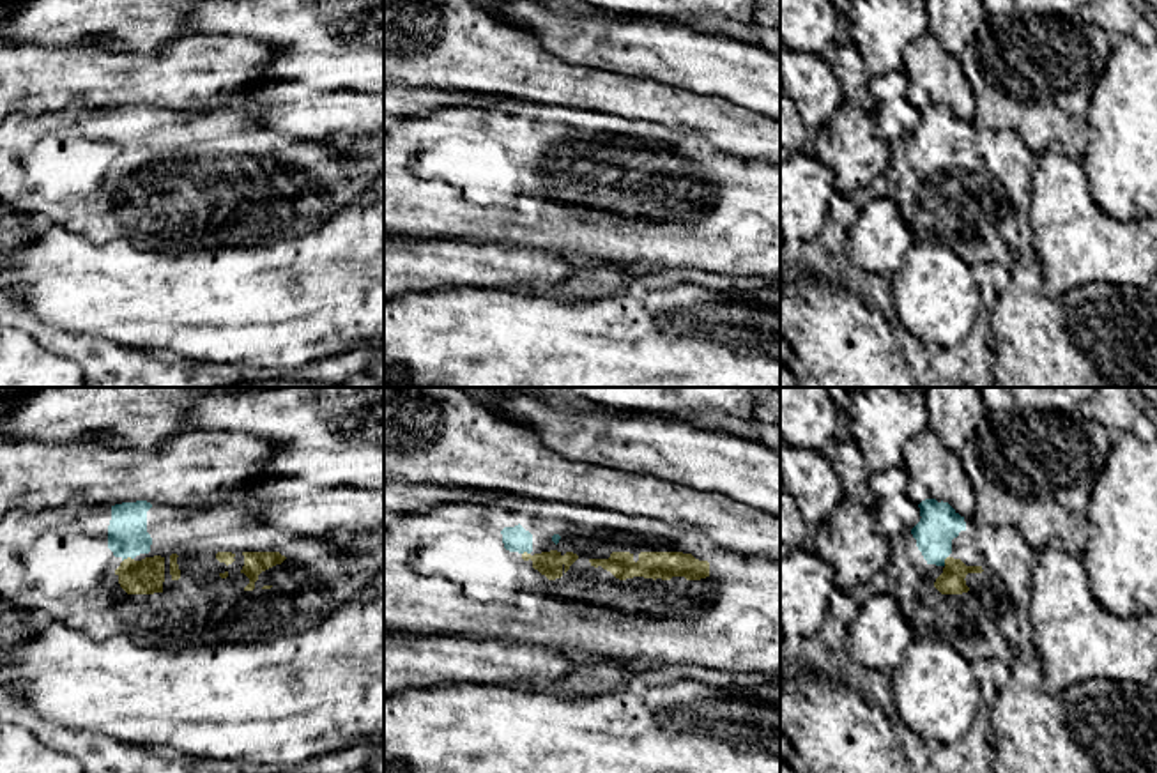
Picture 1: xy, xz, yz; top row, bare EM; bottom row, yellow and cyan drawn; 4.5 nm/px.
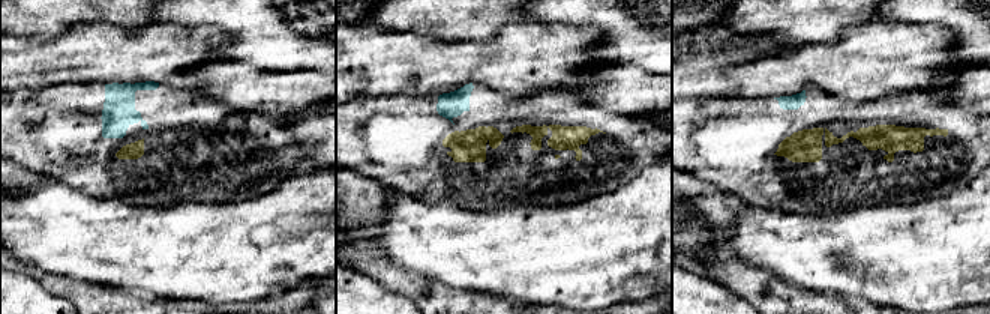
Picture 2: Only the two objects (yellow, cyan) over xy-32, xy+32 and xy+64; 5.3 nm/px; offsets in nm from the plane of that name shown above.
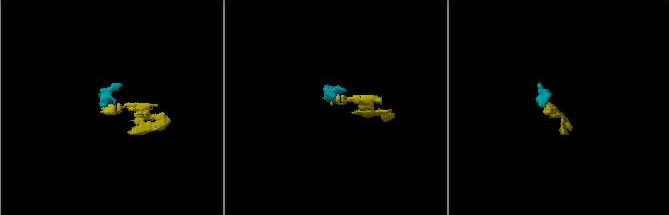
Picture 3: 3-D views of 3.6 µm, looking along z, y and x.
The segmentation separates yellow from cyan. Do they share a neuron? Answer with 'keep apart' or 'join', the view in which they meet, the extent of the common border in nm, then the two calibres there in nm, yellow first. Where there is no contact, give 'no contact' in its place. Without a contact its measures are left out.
join; contact in xy; length 60 nm; calibres 160 and 180 nm

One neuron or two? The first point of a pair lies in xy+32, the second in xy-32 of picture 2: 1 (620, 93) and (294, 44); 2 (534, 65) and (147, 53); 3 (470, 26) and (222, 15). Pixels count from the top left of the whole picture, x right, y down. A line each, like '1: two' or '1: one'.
1: two
2: one
3: two

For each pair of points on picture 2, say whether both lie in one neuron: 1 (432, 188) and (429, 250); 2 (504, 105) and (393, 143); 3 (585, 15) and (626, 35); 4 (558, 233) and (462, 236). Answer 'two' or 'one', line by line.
1: two
2: one
3: one
4: one

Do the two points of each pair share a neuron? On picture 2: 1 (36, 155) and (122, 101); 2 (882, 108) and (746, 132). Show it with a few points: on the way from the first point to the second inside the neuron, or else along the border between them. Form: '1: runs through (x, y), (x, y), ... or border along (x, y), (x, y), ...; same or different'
1: runs through (60, 149), (86, 146), (108, 125); same
2: runs through (848, 110), (812, 110), (788, 132), (780, 132); same

